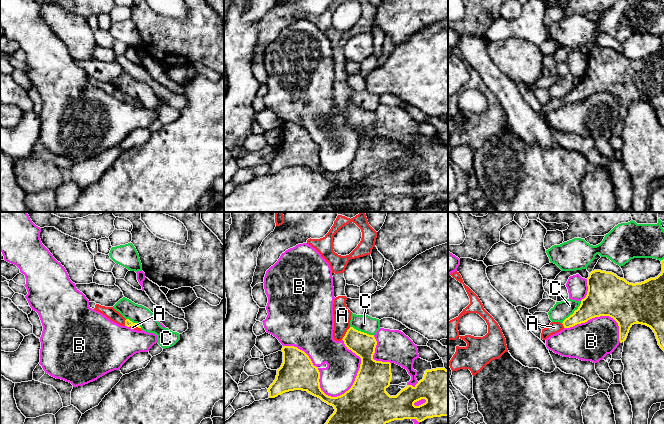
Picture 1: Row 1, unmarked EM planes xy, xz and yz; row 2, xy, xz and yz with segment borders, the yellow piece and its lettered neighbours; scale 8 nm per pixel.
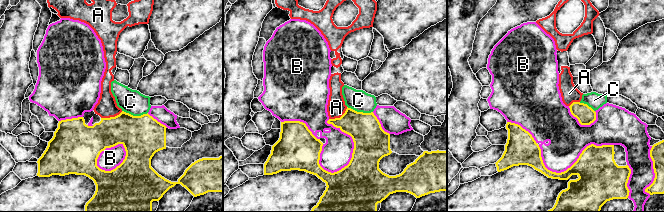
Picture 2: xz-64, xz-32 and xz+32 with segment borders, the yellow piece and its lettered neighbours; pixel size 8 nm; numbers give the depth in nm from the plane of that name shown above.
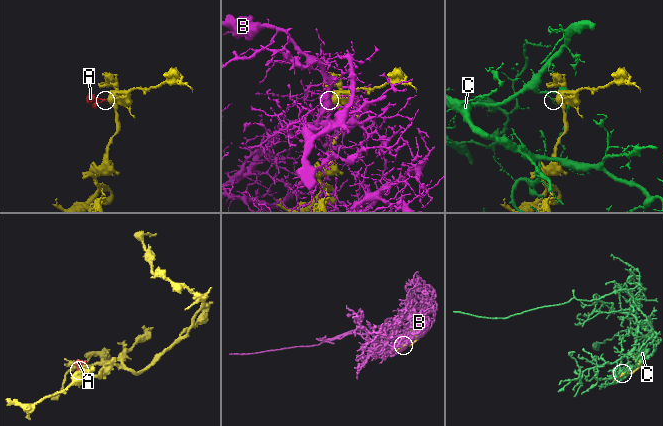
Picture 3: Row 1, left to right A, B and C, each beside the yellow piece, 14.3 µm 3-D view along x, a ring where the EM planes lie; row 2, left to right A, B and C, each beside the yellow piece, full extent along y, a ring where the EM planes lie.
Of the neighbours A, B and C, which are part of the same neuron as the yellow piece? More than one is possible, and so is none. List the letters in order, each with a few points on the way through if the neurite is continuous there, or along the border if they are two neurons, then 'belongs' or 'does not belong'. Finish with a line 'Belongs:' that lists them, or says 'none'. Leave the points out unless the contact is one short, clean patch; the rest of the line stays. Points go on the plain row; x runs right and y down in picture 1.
A: runs through xz (362, 120), (346, 109), (342, 105), (342, 91); belongs
B: does not belong
C: does not belong
Belongs: A

